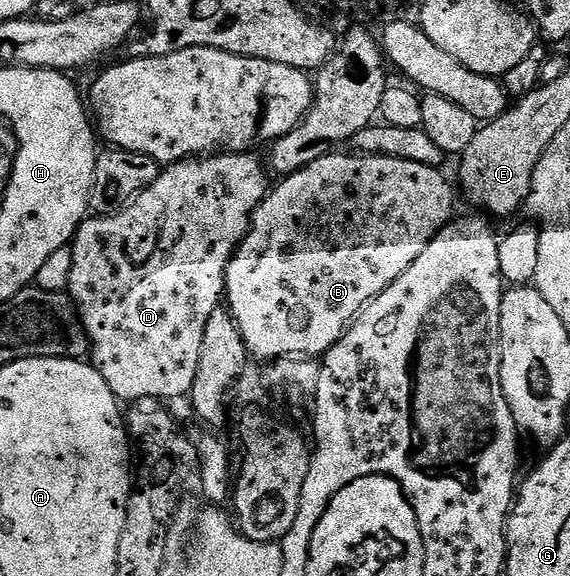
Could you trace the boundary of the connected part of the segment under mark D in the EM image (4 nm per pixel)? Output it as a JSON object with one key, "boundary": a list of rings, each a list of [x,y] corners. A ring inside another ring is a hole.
{"boundary":[[[221,151],[200,159],[176,161],[175,164],[162,168],[159,176],[125,209],[118,213],[90,216],[82,220],[77,232],[73,234],[73,263],[67,292],[75,303],[77,313],[81,317],[81,326],[85,328],[91,342],[91,364],[99,371],[99,375],[103,375],[107,387],[111,387],[118,402],[143,403],[147,397],[162,397],[165,401],[171,400],[172,397],[188,398],[195,383],[195,375],[199,371],[199,350],[203,347],[203,331],[207,327],[207,319],[211,319],[211,311],[215,311],[222,304],[225,295],[225,272],[242,239],[249,233],[250,217],[271,188],[271,181],[265,178],[266,166],[262,158],[260,161],[255,154],[253,151]]]}

